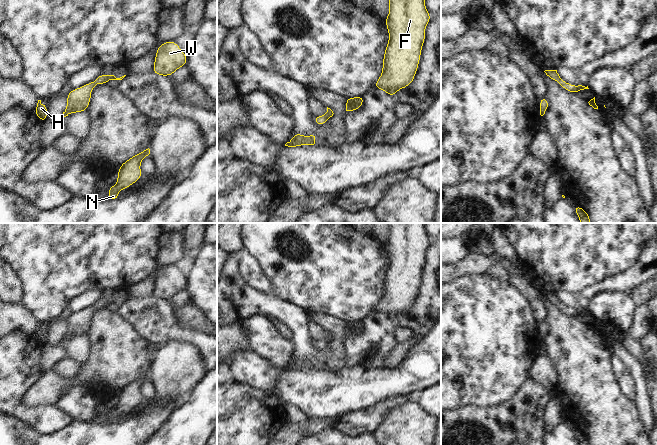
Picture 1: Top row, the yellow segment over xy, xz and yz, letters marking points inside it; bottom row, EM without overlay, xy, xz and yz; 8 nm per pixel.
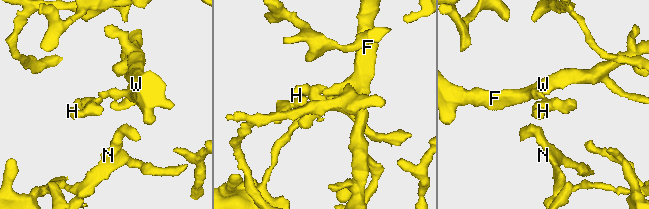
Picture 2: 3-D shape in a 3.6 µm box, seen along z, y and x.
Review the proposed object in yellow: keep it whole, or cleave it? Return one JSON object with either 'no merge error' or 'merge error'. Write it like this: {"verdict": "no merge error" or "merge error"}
{"verdict": "no merge error"}

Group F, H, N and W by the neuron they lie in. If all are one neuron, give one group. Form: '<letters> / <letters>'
F H N W

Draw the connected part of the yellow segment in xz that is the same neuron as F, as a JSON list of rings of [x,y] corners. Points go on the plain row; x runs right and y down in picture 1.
[[[389,223],[389,238],[385,248],[390,261],[383,281],[382,298],[375,307],[375,312],[382,313],[393,321],[397,315],[413,306],[425,265],[425,252],[430,243],[425,223]]]

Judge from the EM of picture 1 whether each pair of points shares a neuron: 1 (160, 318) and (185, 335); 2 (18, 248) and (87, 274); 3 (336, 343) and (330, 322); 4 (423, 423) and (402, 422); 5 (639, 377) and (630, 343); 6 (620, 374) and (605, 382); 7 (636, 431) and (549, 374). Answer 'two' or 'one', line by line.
1: one
2: one
3: one
4: one
5: two
6: two
7: two

